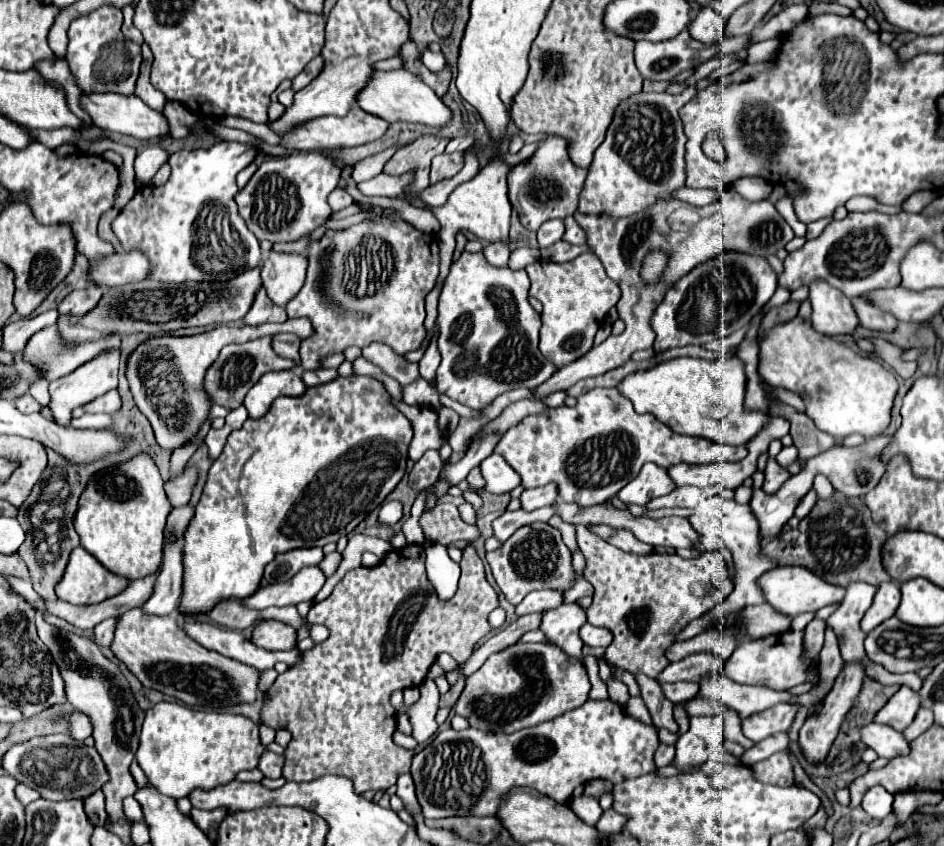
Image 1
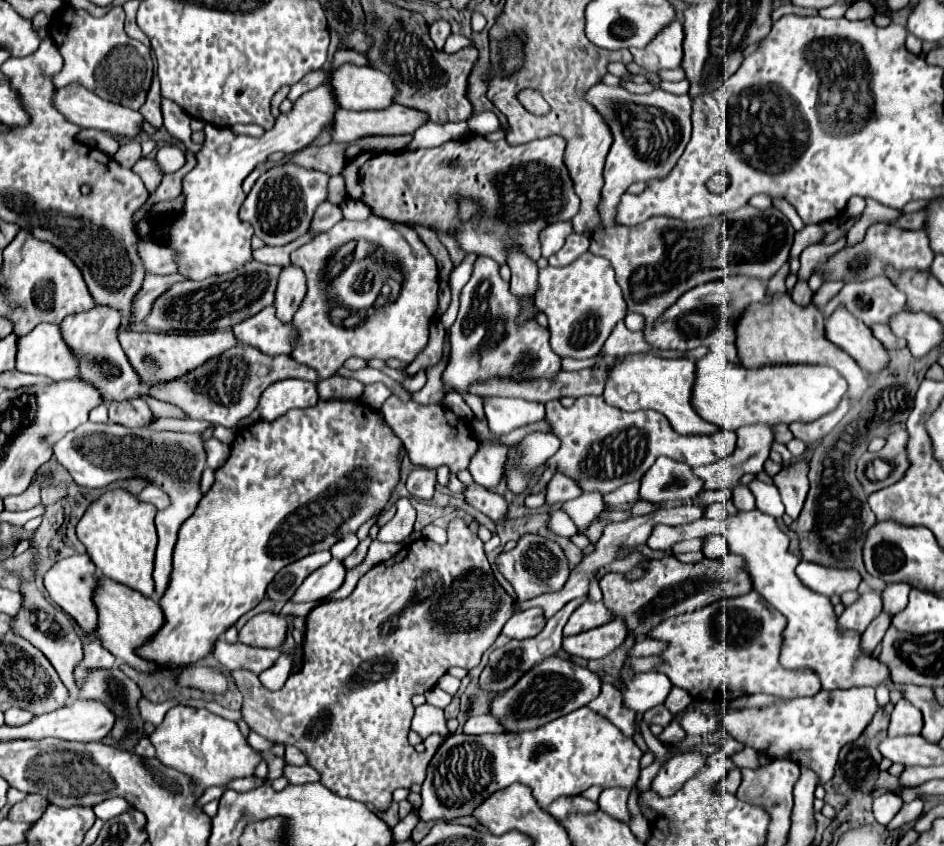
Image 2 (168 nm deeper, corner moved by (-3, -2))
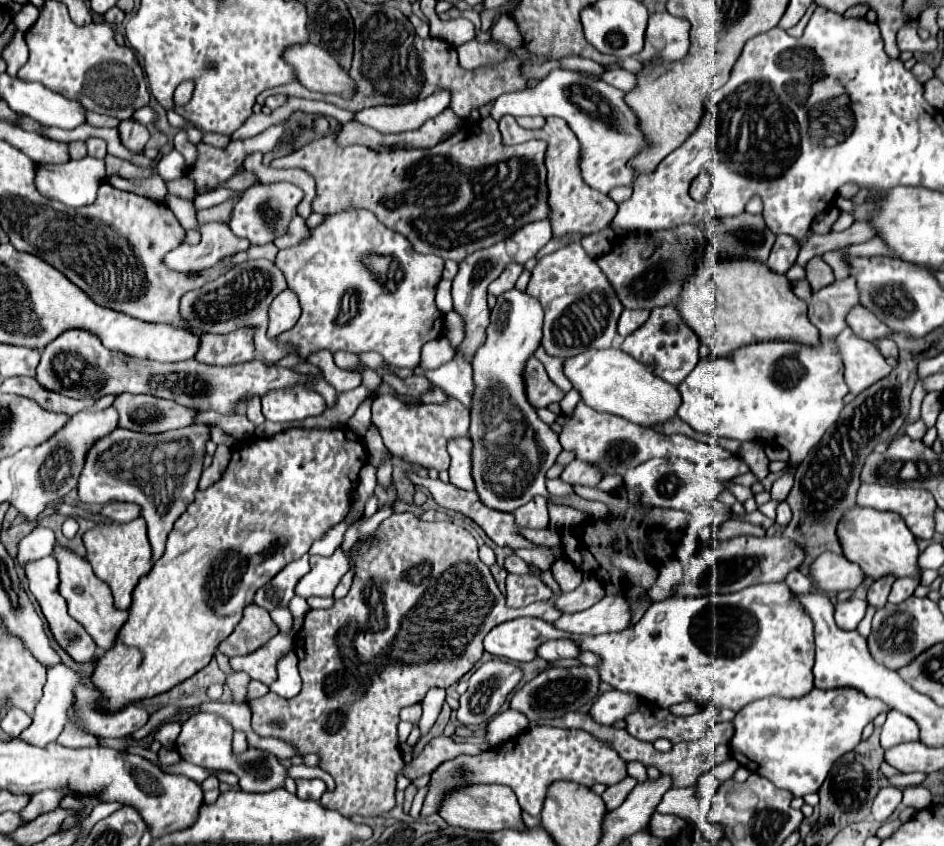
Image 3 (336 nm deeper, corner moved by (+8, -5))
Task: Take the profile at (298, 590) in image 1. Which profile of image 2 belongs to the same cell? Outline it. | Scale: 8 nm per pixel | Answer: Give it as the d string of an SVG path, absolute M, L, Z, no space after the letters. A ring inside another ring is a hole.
M332 559L328 565L312 571L304 583L296 589L292 595L292 603L302 603L302 601L320 601L326 599L332 591L336 591L342 581L344 581L346 569L342 567L342 561Z

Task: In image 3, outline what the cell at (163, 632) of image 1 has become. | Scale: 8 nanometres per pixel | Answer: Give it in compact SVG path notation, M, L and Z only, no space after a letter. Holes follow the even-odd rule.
M61 544L53 546L53 556L55 556L57 566L59 566L59 586L57 586L57 590L65 598L65 602L69 606L69 614L85 626L85 630L91 634L91 638L97 642L97 646L101 650L111 648L119 628L127 620L127 612L121 612L113 606L113 596L111 596L109 588L105 586L105 582L101 582L93 574L93 568L85 558L77 556L75 552L71 552L69 548L65 548Z

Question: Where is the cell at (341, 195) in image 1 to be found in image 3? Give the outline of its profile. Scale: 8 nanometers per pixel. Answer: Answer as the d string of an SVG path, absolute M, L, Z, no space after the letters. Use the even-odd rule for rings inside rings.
M293 216L285 234L275 240L275 246L281 250L281 248L287 248L287 246L293 246L295 242L303 240L305 236L309 236L309 228L307 228L305 220L301 216Z

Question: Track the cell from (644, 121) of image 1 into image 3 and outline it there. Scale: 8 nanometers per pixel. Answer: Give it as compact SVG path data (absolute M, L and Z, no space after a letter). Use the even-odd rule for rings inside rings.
M551 70L537 88L523 88L513 94L501 94L495 100L491 116L499 120L501 116L557 116L567 122L575 132L581 154L579 168L585 184L607 194L615 186L631 186L633 170L627 166L629 156L635 156L645 148L645 138L637 128L637 118L625 108L623 92L605 84L603 80L593 80L571 70Z

